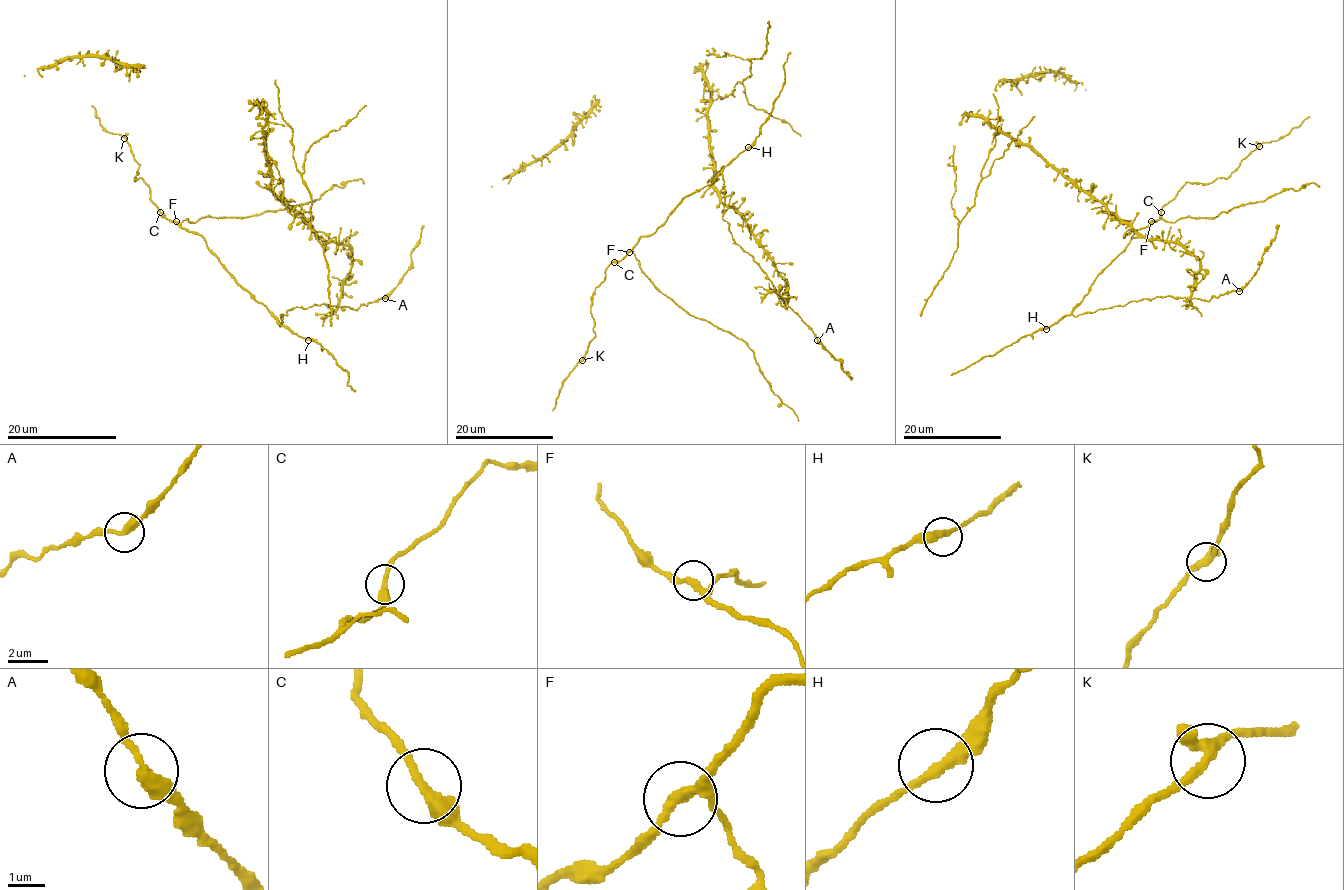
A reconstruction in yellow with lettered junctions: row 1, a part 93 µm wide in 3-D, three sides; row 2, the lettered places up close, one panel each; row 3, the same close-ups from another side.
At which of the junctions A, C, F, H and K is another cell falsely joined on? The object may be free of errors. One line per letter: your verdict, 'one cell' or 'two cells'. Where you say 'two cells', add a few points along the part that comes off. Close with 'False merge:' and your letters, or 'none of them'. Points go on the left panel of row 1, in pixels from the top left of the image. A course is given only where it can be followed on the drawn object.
A: two cells | (385, 298), (411, 264), (411, 251), (420, 238), (422, 225)
C: one cell
F: one cell
H: one cell
K: one cell
False merge: A

